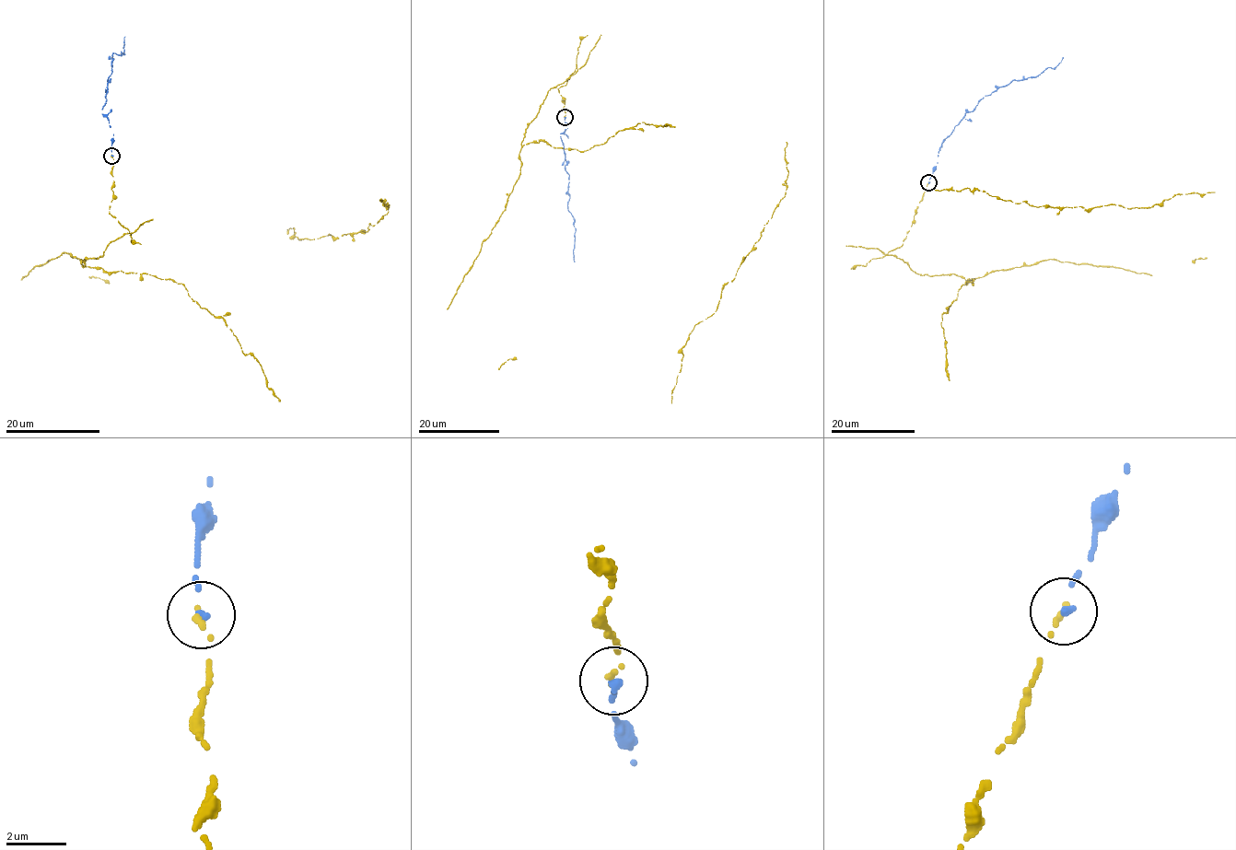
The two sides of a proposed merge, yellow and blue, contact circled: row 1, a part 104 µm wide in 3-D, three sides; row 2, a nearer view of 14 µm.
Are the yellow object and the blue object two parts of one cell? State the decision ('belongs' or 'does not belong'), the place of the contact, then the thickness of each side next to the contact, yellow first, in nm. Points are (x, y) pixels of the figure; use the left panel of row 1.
belongs | (111, 156) | 180/220 nm

